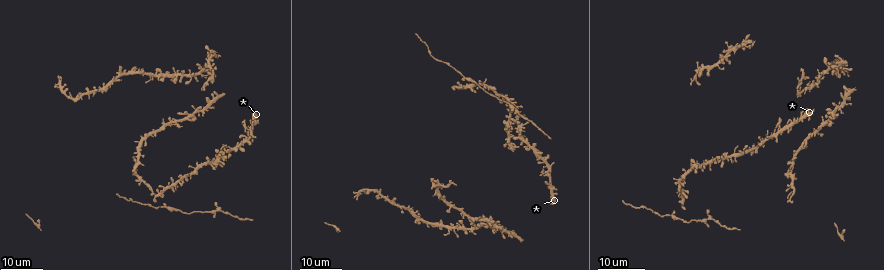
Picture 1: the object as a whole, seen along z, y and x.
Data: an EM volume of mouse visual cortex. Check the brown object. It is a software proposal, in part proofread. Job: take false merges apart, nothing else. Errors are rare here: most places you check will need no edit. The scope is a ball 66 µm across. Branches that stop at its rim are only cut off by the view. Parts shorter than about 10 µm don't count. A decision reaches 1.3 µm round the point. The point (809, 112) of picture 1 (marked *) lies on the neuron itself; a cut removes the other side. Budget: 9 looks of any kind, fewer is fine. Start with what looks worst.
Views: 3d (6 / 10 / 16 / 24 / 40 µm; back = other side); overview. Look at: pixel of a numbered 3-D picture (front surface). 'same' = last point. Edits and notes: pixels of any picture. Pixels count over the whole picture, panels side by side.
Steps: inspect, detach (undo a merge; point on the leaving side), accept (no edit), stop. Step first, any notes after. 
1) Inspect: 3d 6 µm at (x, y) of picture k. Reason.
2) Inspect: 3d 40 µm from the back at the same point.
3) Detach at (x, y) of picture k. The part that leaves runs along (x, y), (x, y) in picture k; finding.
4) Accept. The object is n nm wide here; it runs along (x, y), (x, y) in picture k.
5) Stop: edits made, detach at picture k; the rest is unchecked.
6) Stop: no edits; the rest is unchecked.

Inspect: 3d 16 µm at (167, 208) of picture 1. Three-way junction.

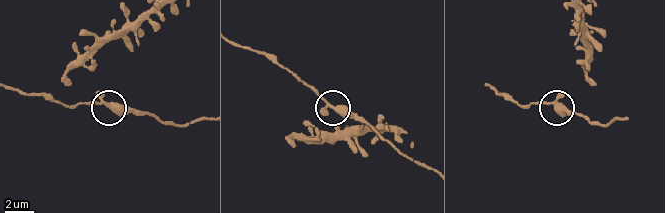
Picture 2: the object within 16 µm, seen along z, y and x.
Inspect: 3d 6 µm at (552, 104) of picture 2. Zoom in.

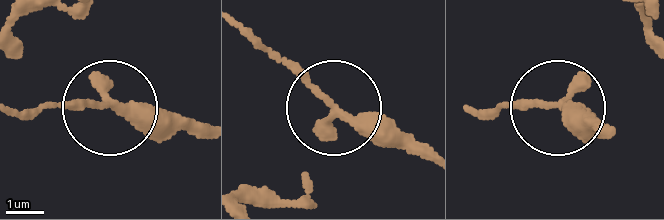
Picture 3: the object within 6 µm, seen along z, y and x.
Accept. One neuron here.

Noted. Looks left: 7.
Inspect: 3d 24 µm at (164, 193) of picture 1.

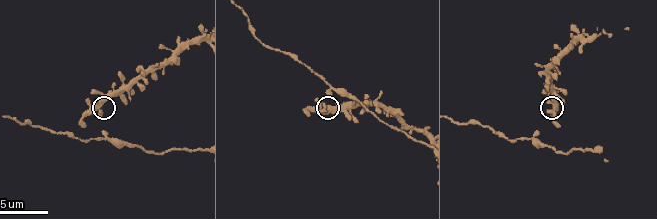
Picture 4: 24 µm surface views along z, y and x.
Inspect: 3d 10 µm at (100, 106) of picture 4.

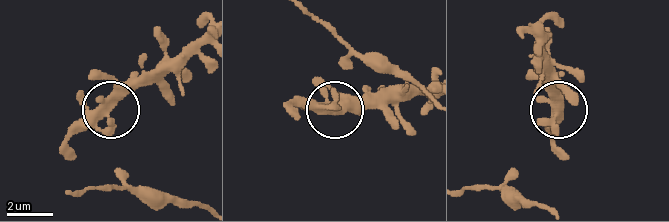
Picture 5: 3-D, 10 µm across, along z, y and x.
Accept. One neuron here.

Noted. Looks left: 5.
Inspect: 3d 16 µm at (516, 110) of picture 1. Calibre changes.

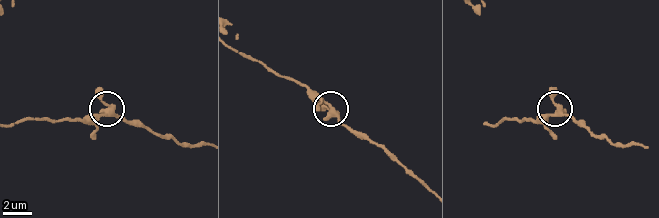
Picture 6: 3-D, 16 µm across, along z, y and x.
Inspect: 3d 6 µm at (330, 108) of picture 6.

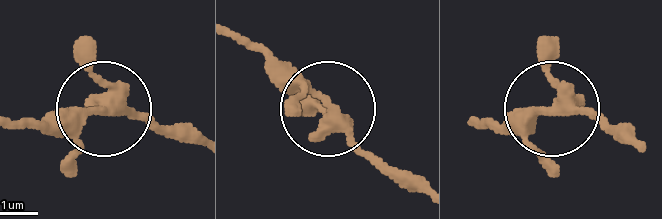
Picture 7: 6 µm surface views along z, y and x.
Accept. The object is 330 nm wide here; continuous, no second neuron.

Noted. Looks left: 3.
Inspect: 3d 16 µm at (135, 78) of picture 4. A narrow waist.

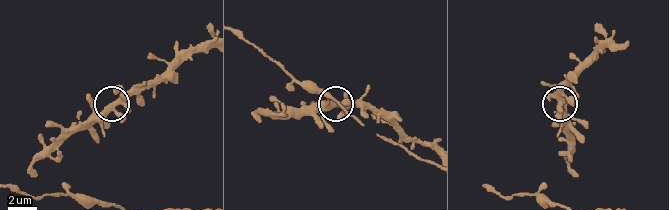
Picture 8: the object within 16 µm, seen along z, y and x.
Inspect: 3d 16 µm from the back at (335, 103) of picture 8.

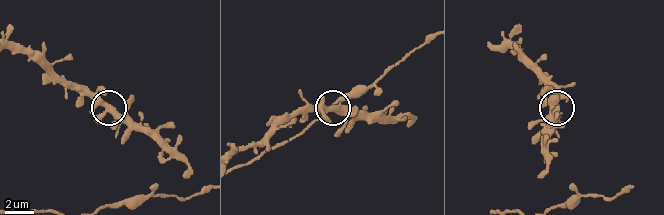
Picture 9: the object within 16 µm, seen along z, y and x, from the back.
Accept. All the same neuron.

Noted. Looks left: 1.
Stop: no edits; the rest is unchecked.

